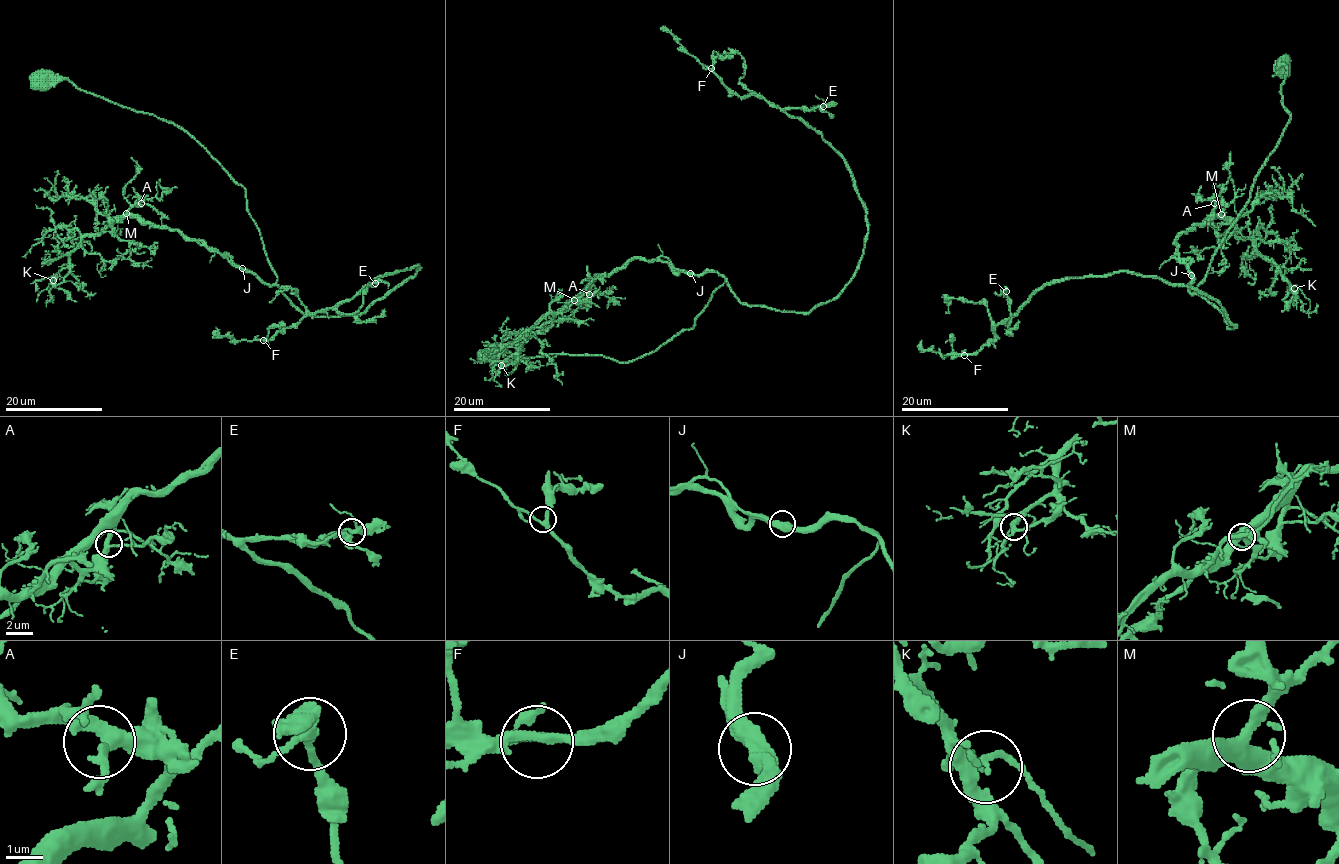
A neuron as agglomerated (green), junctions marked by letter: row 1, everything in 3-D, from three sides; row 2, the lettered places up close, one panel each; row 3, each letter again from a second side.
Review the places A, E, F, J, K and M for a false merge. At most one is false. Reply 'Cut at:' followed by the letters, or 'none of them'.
Cut at: none of them

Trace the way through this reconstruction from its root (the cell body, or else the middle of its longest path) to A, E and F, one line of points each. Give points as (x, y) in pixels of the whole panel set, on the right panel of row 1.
A: (1283, 66), (1280, 93), (1290, 121), (1206, 277), (1190, 293), (1193, 277), (1175, 240), (1224, 208), (1214, 203)
E: (1283, 66), (1290, 121), (1195, 289), (1233, 328), (1212, 297), (1126, 271), (1046, 282), (1009, 325), (1006, 292)
F: (1283, 66), (1290, 121), (1195, 289), (1233, 328), (1212, 297), (1118, 271), (1046, 282), (964, 355)

